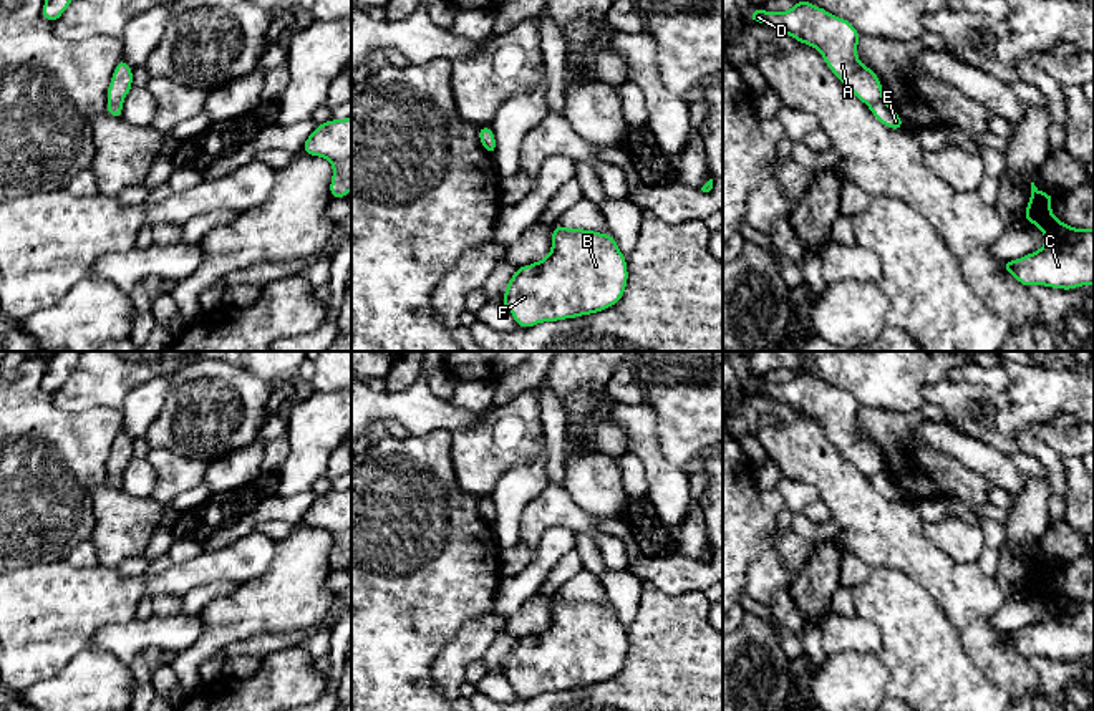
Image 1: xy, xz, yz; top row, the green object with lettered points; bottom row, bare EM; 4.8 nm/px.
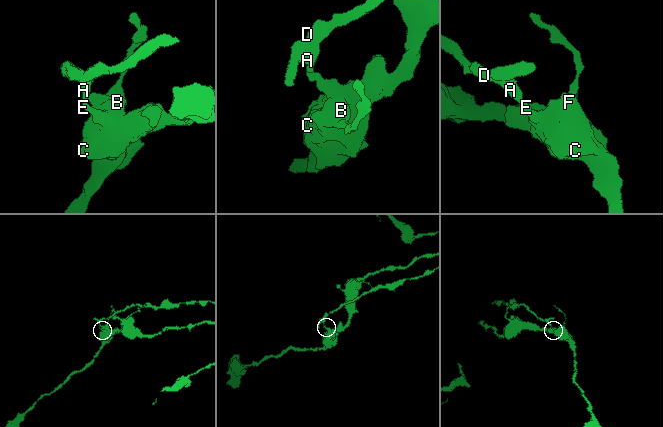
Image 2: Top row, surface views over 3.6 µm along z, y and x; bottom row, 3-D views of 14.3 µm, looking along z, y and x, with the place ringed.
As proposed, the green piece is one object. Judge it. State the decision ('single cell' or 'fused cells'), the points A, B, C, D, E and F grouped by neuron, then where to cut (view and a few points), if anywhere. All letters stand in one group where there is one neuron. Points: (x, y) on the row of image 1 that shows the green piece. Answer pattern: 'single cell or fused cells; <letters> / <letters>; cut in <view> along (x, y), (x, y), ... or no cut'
fused cells; A D / B C E F; cut in xy along (108, 103), (121, 105)

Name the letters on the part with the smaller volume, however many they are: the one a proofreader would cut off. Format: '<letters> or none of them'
A, D

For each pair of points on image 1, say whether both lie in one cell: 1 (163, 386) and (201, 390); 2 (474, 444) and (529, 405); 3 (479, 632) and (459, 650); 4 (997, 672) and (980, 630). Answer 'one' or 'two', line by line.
1: two
2: one
3: one
4: one

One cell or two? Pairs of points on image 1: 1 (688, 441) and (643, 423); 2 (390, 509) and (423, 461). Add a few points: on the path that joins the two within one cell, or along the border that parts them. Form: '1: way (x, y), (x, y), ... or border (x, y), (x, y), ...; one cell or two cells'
1: border (643, 401), (653, 411), (660, 451), (672, 464); two cells
2: way (406, 509), (430, 489), (430, 478); one cell

